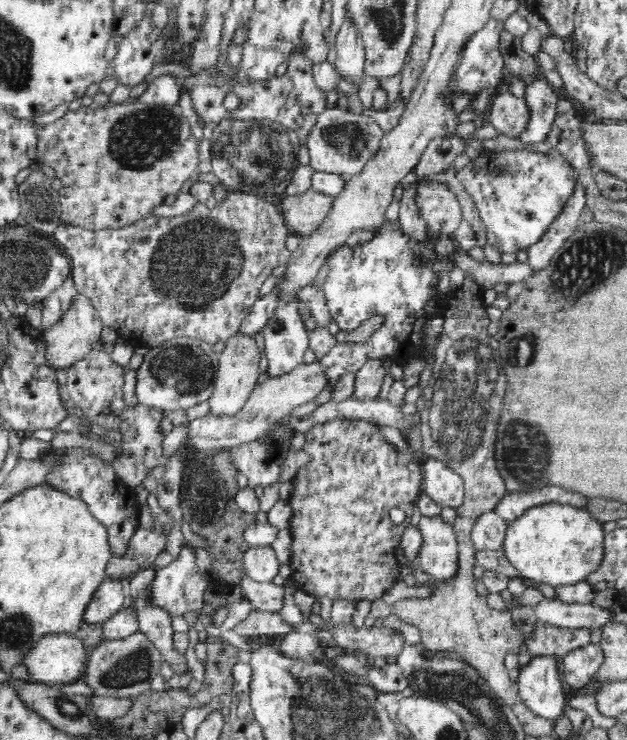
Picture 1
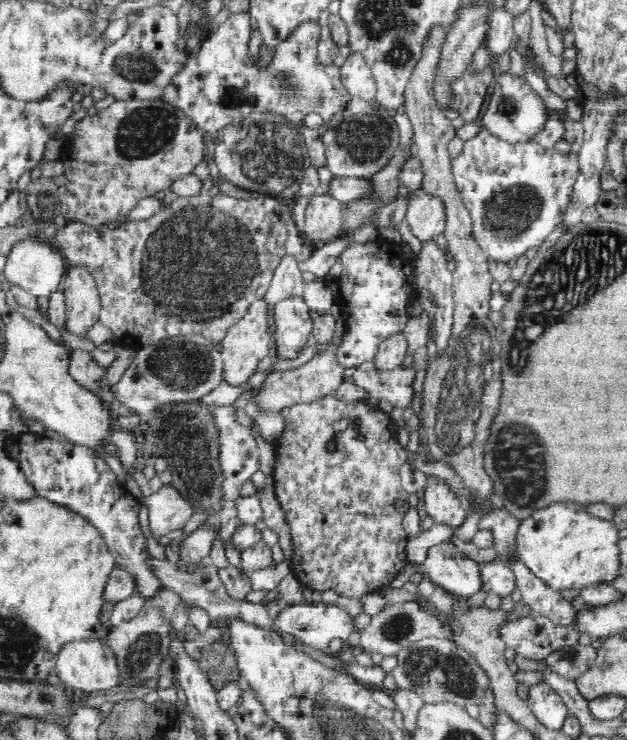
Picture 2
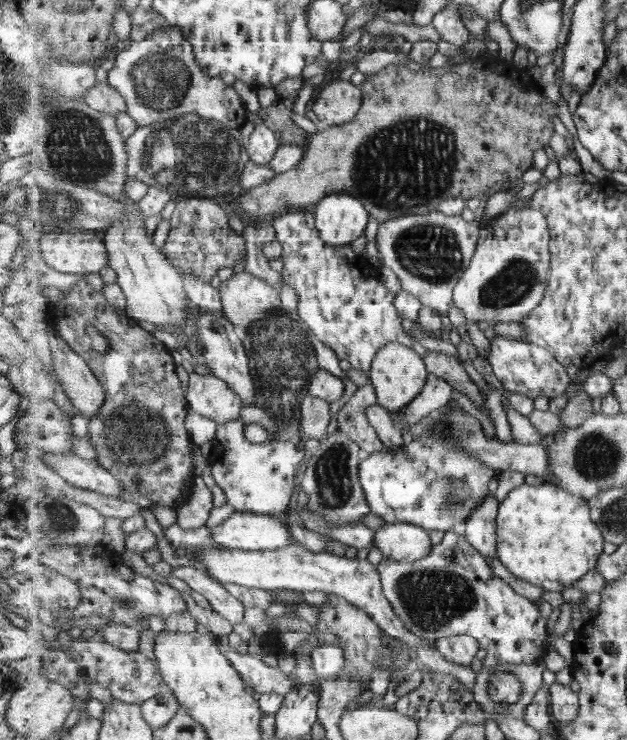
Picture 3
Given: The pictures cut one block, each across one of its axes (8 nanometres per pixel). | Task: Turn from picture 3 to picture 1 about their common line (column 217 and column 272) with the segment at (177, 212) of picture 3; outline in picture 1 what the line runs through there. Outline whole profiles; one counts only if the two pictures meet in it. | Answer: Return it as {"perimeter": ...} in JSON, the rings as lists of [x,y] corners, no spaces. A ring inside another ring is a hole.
{"perimeter":[[[228,190],[228,196],[224,198],[222,204],[216,204],[212,210],[206,208],[205,204],[200,202],[194,210],[190,210],[184,216],[174,216],[174,218],[158,217],[154,214],[147,218],[138,220],[135,224],[120,229],[104,229],[100,231],[90,232],[83,227],[71,226],[62,223],[54,230],[52,236],[64,255],[68,257],[71,266],[71,278],[75,283],[75,288],[82,295],[86,295],[90,299],[92,306],[98,311],[103,326],[113,328],[119,338],[130,342],[135,348],[158,348],[164,342],[178,337],[188,336],[190,338],[199,338],[208,344],[216,344],[218,340],[226,342],[230,336],[234,336],[241,327],[242,321],[249,315],[251,306],[258,301],[258,294],[262,284],[272,277],[272,270],[278,268],[280,264],[285,265],[290,260],[293,252],[286,248],[286,238],[290,236],[286,224],[286,220],[282,212],[278,210],[272,202],[268,202],[265,196],[255,195],[254,192],[233,191]]]}

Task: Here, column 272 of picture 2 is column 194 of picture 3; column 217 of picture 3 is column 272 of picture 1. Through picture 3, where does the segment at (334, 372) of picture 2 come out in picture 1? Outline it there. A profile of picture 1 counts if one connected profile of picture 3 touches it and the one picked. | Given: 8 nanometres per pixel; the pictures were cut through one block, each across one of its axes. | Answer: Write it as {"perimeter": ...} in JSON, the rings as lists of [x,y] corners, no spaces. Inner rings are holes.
{"perimeter":[[[318,360],[312,364],[300,363],[294,370],[280,376],[269,376],[254,387],[246,404],[236,414],[216,416],[209,413],[191,420],[192,424],[188,427],[187,444],[198,448],[201,452],[214,452],[222,448],[229,450],[244,442],[256,441],[265,436],[273,422],[290,414],[290,411],[296,406],[312,402],[328,384],[329,380]]]}

